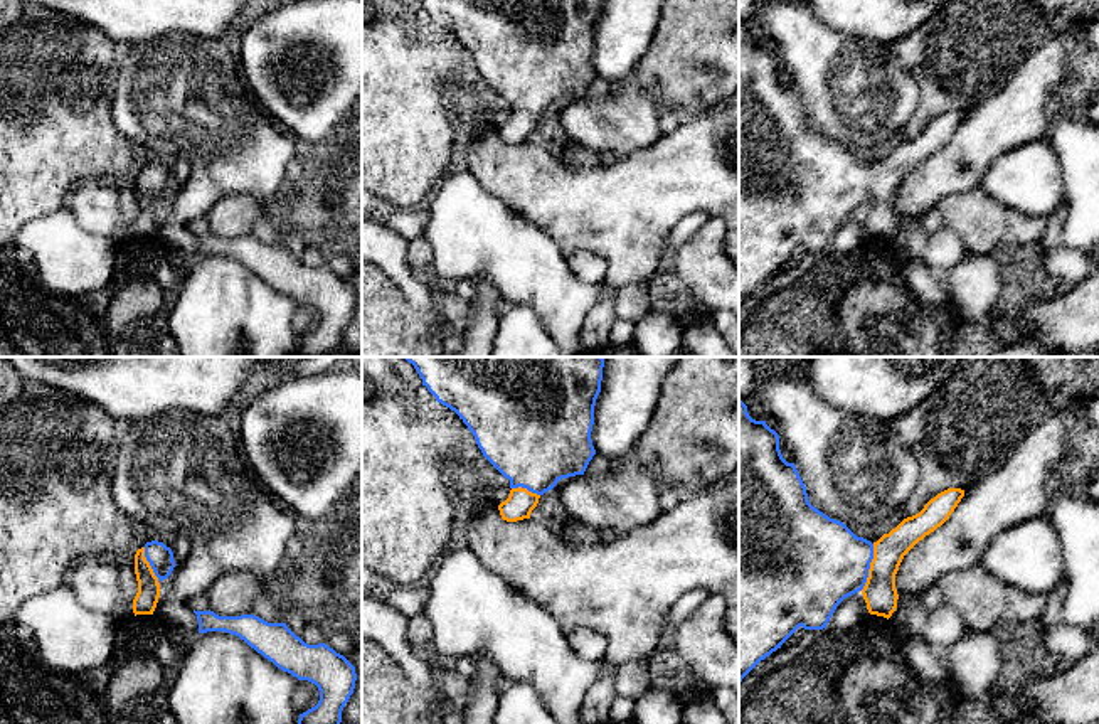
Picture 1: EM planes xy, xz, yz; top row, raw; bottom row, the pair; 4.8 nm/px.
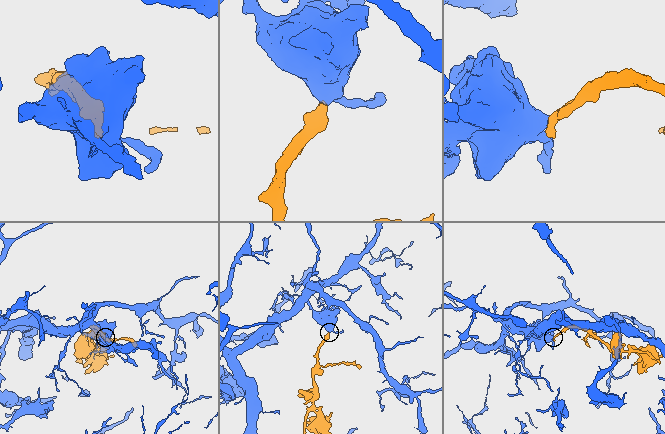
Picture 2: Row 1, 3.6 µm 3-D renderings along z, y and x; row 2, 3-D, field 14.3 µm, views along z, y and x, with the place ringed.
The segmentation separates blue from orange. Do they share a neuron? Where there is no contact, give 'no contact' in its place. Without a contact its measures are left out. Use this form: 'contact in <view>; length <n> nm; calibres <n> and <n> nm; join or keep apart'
contact in yz; length 240 nm; calibres 440 and 160 nm; join

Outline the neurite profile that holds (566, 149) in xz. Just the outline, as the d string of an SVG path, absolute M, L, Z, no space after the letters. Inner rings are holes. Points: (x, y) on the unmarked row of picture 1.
M560 136L559 141L555 143L555 153L557 158L564 163L571 163L572 157L582 150L582 145L577 140L572 140L569 136Z

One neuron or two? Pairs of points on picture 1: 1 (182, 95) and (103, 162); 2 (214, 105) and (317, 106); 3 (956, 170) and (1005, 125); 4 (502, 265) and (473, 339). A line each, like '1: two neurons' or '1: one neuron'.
1: two neurons
2: two neurons
3: one neuron
4: two neurons

